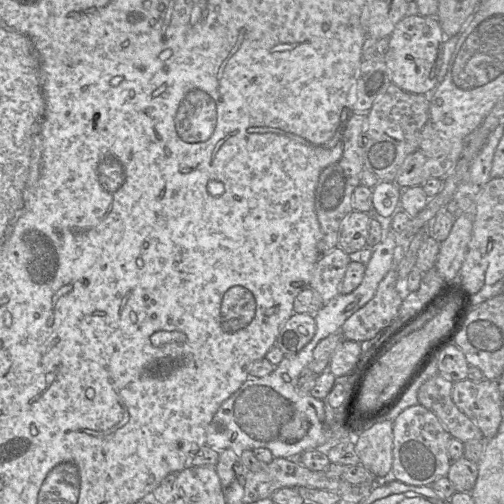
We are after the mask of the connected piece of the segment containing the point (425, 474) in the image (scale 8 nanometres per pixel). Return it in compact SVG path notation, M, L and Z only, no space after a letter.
M422 404L404 409L393 420L393 464L390 478L421 486L432 485L436 480L447 476L452 464L448 454L451 438L438 416Z

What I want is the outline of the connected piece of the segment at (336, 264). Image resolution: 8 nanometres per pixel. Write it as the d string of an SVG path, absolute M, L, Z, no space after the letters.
M340 247L320 256L310 286L319 293L324 303L339 294L339 284L350 262L350 255Z

